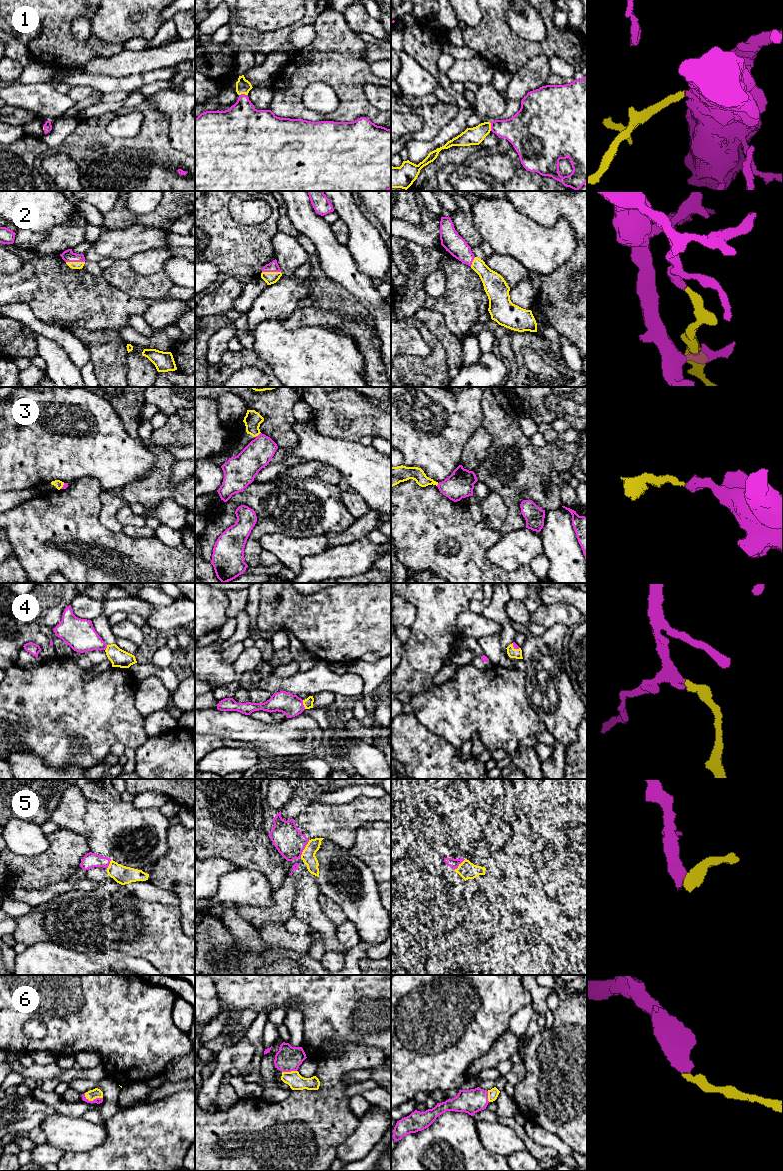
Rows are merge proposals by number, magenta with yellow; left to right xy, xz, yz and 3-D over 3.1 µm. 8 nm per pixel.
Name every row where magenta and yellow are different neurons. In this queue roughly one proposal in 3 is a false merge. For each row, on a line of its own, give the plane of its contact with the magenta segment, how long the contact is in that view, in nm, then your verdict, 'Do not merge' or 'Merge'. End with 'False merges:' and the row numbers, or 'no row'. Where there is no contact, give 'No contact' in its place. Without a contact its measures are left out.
1: Touches magenta in xz. Shared border 70 nm. Merge
2: Touches magenta in xy. Shared border 150 nm. Merge
3: Touches magenta in xz. Shared border 60 nm. Do not merge
4: Touches magenta in xz. Shared border 80 nm. Merge
5: Touches magenta in xz. Shared border 160 nm. Do not merge
6: Touches magenta in xy. Shared border 160 nm. Merge
False merges: 3, 5

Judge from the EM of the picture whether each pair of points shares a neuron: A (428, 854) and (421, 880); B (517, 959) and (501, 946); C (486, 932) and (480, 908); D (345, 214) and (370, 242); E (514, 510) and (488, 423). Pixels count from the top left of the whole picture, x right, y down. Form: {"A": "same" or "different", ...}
{"A": "different", "B": "same", "C": "same", "D": "same", "E": "same"}

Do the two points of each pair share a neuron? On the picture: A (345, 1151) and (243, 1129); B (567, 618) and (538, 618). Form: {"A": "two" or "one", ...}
{"A": "two", "B": "one"}

